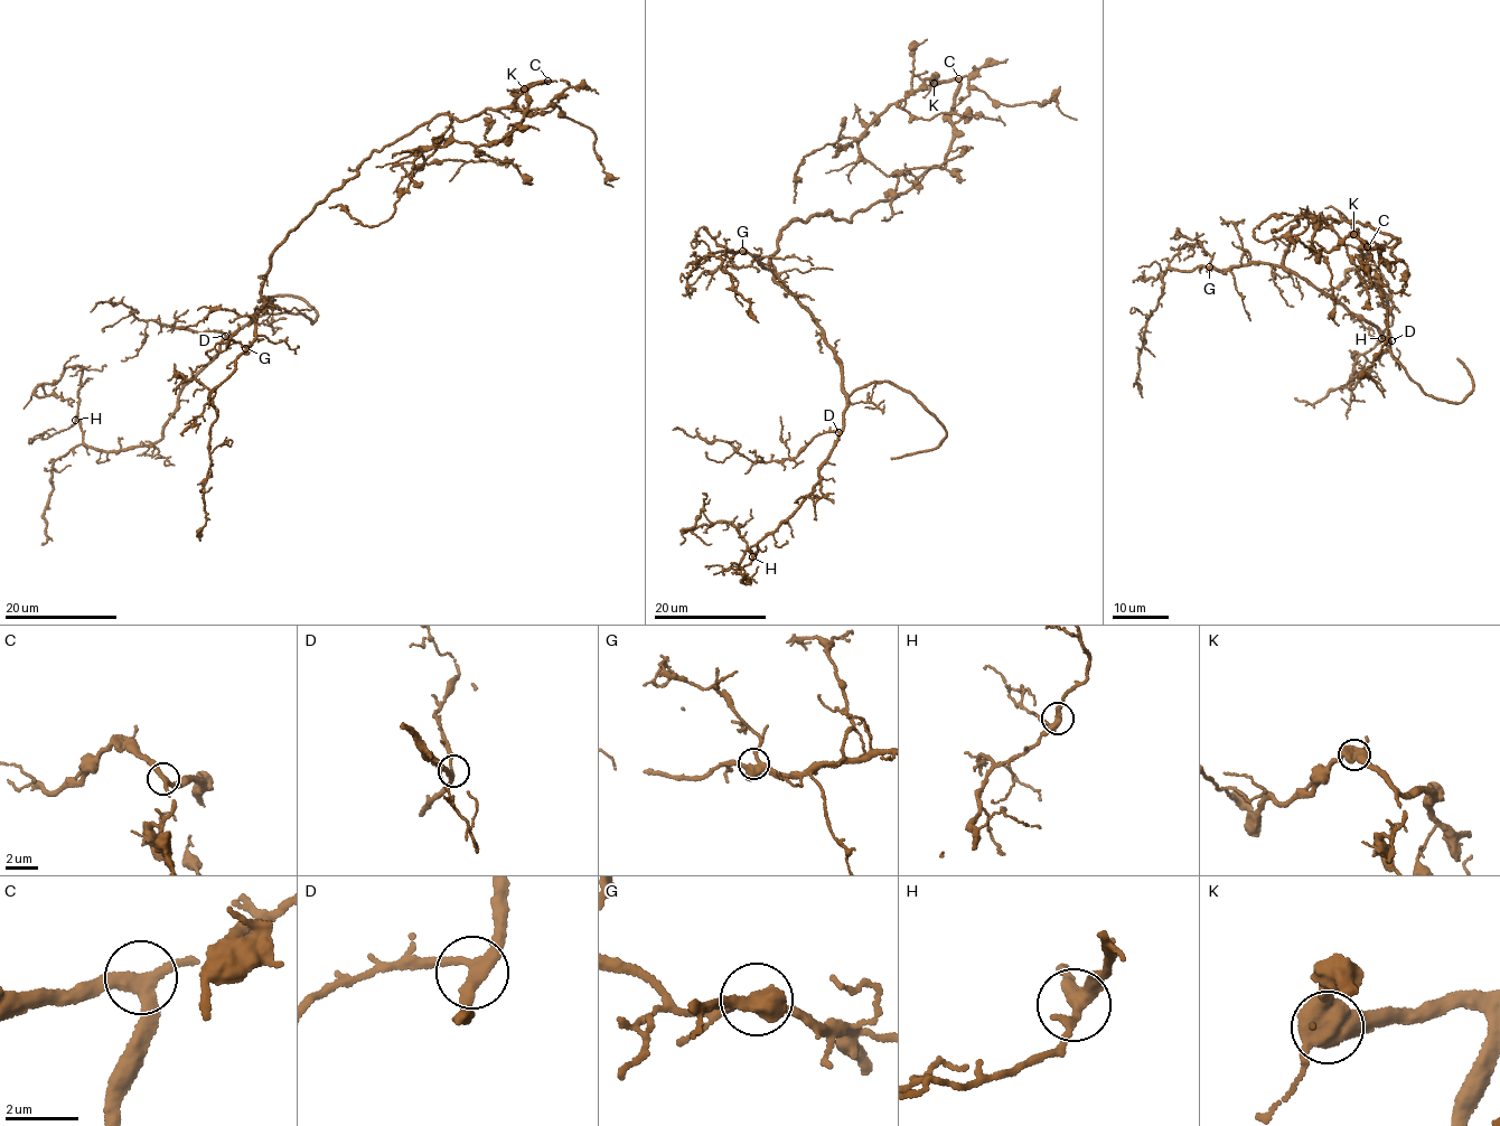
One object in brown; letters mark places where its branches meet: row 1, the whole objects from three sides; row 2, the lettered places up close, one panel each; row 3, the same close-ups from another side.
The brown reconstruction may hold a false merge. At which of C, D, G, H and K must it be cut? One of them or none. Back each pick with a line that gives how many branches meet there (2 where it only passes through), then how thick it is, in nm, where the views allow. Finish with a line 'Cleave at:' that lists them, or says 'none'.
Cleave at: none

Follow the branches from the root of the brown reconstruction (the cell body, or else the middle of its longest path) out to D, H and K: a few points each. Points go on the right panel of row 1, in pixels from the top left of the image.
D: (1296, 218), (1299, 223), (1291, 231), (1284, 256), (1284, 266), (1391, 340)
H: (1296, 218), (1284, 266), (1377, 328), (1390, 343), (1372, 362), (1371, 373), (1351, 387), (1357, 357), (1381, 338)
K: (1296, 218), (1308, 213), (1368, 224), (1399, 240), (1391, 253), (1403, 261), (1387, 261), (1380, 247), (1352, 235)

